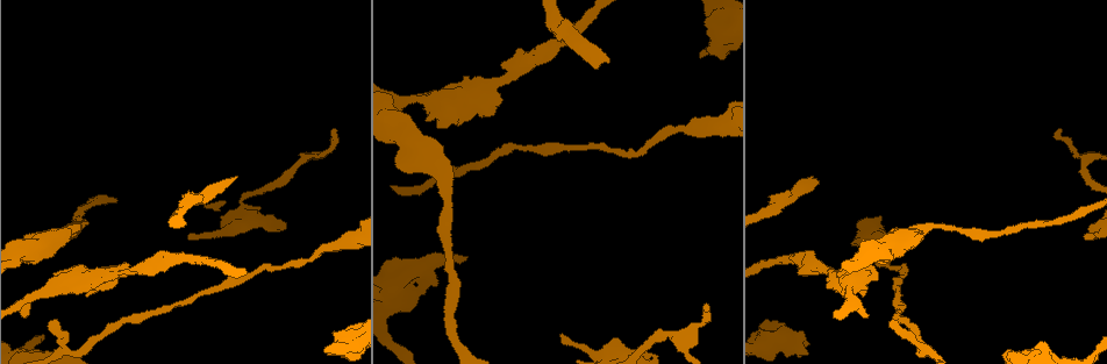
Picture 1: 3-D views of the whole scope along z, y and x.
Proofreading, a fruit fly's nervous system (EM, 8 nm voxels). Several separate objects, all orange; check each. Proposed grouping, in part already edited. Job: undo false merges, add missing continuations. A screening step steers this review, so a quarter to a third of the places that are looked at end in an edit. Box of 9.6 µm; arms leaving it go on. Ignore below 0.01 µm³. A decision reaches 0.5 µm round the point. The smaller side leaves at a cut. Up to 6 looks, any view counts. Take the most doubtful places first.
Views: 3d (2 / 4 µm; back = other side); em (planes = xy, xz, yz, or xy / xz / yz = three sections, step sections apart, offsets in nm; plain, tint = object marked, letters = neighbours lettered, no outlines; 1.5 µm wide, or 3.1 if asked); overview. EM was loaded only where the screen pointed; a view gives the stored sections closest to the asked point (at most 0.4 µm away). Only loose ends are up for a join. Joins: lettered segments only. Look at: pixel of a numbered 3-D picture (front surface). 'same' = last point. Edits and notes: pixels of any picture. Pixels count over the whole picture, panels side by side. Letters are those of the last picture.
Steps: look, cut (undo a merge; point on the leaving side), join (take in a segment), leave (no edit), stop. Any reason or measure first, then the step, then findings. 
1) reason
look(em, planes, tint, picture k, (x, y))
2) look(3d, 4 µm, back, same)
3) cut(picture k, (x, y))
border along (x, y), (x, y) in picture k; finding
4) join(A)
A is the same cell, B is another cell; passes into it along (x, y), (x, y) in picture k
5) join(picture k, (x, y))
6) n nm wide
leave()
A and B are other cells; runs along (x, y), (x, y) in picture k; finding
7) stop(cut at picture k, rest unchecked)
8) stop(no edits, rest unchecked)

branch stops here
look(3d, 4 µm, picture 1, (1086, 235))

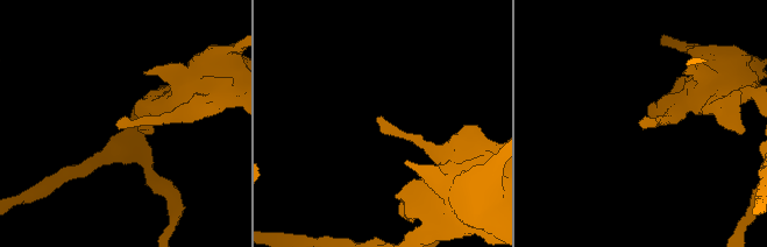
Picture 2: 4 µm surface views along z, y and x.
look(em, xz, step 4, letters, picture 2, (639, 121))

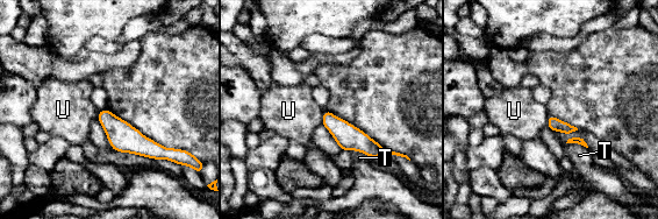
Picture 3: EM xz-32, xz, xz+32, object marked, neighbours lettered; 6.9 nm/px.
90 nm wide
leave()
T and U are other cells; runs along (326, 115), (349, 138), (380, 153) in picture 3; none of them fits

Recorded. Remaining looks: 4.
free end
look(3d, 4 µm, picture 1, (866, 316))

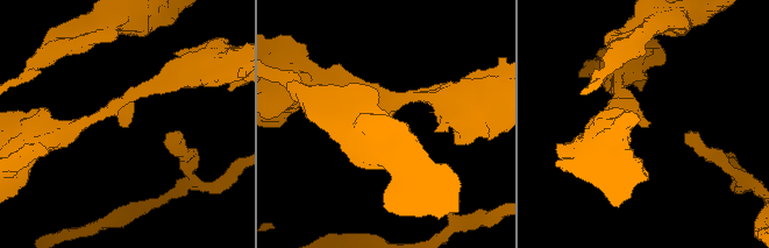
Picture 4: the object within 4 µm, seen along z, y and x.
need the tissue
look(em, planes, plain, picture 4, (128, 124))

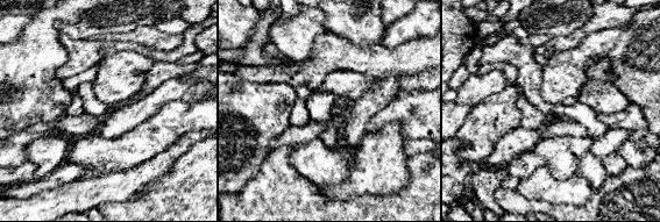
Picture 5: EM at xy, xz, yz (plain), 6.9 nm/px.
look(em, planes, letters, same)

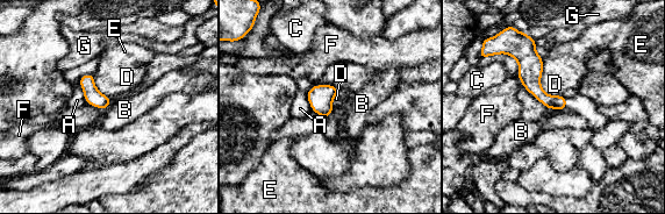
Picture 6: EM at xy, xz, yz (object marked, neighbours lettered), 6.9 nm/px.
leave()
A, B, C, D, E, F and G are other cells; border along (549, 108), (565, 109) in picture 6; none of them fits

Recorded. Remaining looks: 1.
thin end
look(em, planes, letters, picture 1, (1060, 131))

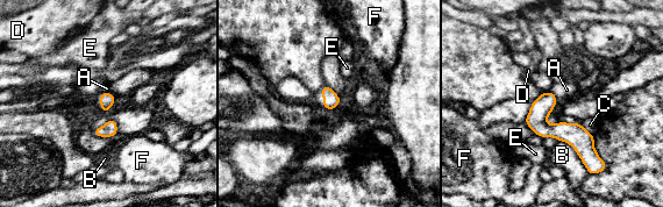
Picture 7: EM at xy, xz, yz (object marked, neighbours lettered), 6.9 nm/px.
B touches over 320 nm
leave()
A, B, C, D, E and F are other cells; border along (550, 91), (557, 99) in picture 7; no lettered segment goes on from it

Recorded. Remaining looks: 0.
stop(no edits, rest unchecked)

